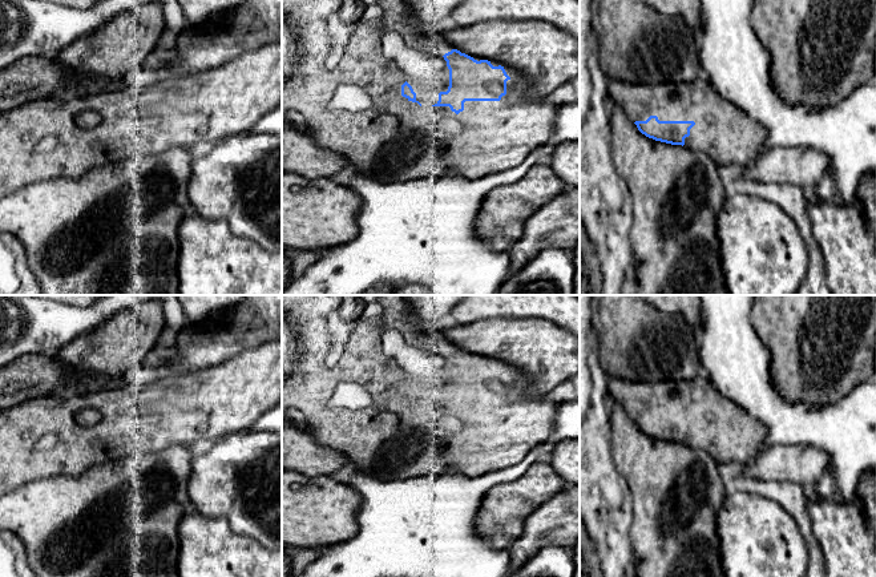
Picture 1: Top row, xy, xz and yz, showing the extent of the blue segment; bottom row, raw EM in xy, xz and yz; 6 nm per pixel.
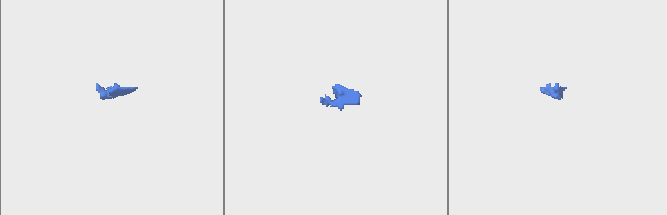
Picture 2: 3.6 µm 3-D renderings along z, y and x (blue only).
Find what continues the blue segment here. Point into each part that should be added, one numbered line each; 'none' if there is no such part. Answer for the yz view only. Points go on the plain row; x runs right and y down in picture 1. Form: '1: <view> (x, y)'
1: yz (722, 428)

